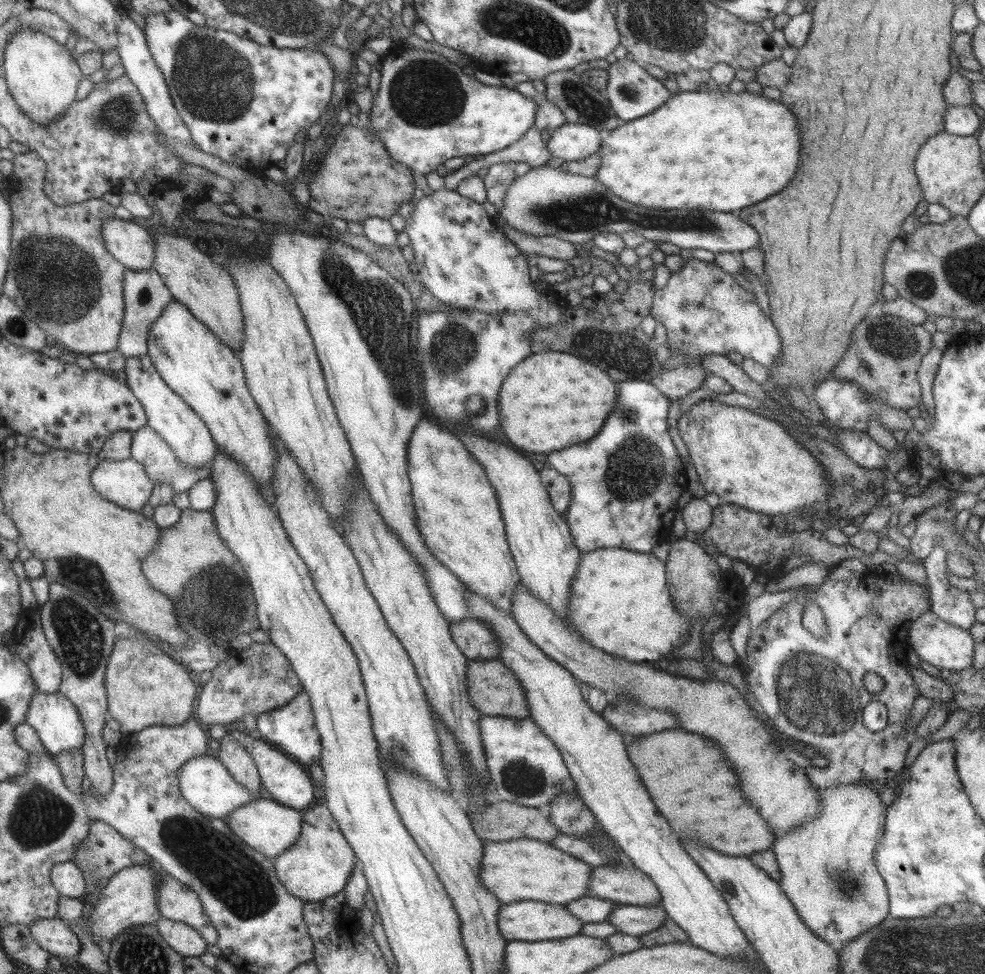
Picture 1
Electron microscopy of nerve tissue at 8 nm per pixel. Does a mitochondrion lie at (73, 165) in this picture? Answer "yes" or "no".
no

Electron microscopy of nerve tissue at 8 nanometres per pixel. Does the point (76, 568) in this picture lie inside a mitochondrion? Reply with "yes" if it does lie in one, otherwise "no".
yes

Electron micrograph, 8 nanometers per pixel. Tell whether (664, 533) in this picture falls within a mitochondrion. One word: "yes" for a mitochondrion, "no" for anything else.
no

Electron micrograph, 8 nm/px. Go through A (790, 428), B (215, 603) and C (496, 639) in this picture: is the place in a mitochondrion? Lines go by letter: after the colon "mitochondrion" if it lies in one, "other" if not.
A: other
B: mitochondrion
C: other

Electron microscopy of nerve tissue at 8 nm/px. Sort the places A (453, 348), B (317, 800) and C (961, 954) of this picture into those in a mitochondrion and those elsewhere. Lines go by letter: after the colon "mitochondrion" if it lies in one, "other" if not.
A: mitochondrion
B: other
C: mitochondrion

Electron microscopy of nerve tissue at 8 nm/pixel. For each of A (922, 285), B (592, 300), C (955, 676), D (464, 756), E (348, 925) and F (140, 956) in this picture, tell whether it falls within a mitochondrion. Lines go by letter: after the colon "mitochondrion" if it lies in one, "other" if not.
A: mitochondrion
B: other
C: other
D: other
E: other
F: mitochondrion

